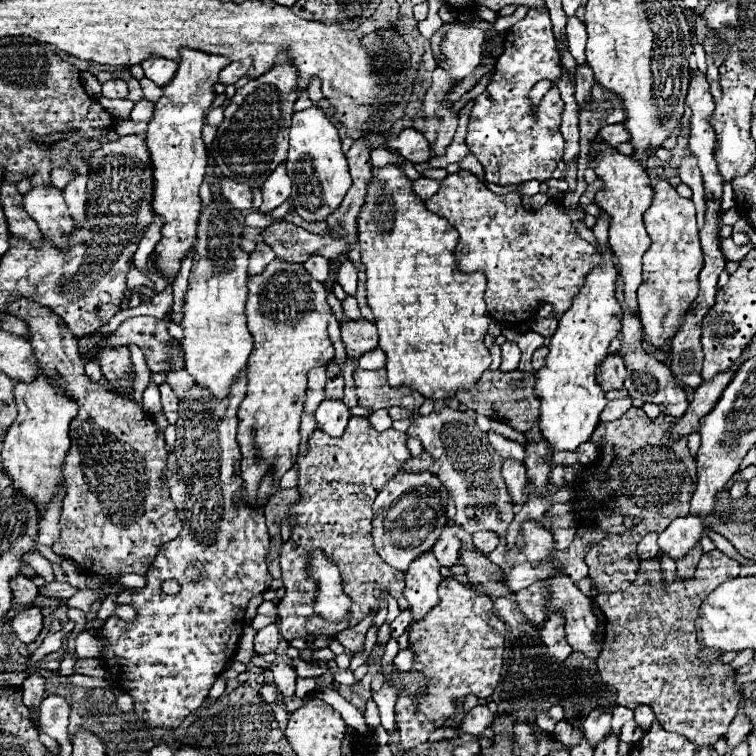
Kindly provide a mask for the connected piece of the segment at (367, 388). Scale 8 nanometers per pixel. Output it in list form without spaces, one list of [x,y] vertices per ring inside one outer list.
[[[385,366],[379,370],[371,370],[371,372],[357,368],[353,374],[353,382],[355,382],[359,406],[369,408],[369,410],[401,406],[401,408],[409,408],[409,410],[417,412],[419,406],[425,402],[423,394],[417,390],[411,390],[407,386],[391,388],[387,384]]]

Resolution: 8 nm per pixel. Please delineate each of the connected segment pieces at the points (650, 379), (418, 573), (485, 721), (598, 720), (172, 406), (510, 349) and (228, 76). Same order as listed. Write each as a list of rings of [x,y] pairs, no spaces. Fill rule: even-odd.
[[[637,346],[631,352],[623,352],[623,360],[625,360],[625,366],[627,366],[625,388],[627,388],[631,398],[641,398],[643,402],[653,402],[661,408],[663,414],[669,414],[673,418],[681,418],[685,414],[685,410],[689,406],[687,392],[679,384],[675,388],[675,378],[673,378],[667,364],[663,364],[663,362],[655,360],[653,356],[649,356],[641,346]]]
[[[433,552],[423,554],[421,558],[415,558],[405,572],[405,590],[403,596],[409,602],[409,610],[413,614],[413,620],[419,622],[427,616],[427,612],[437,606],[437,586],[441,582],[439,574],[439,562],[433,558]]]
[[[475,706],[471,712],[465,714],[463,722],[461,722],[461,730],[465,734],[471,734],[471,736],[483,736],[483,732],[487,728],[491,728],[493,724],[493,714],[489,712],[487,706]]]
[[[593,710],[593,714],[589,714],[589,718],[583,722],[583,736],[587,738],[587,742],[595,748],[607,734],[611,732],[611,714]]]
[[[161,384],[159,390],[161,390],[161,404],[163,404],[163,410],[165,410],[167,422],[175,424],[177,422],[177,396],[171,390],[169,384]]]
[[[505,342],[501,346],[501,366],[499,366],[499,370],[501,372],[513,372],[513,370],[517,370],[519,360],[521,360],[519,346],[515,342]]]
[[[247,58],[247,60],[243,60],[243,62],[231,62],[229,66],[225,66],[225,68],[221,70],[221,74],[219,74],[219,82],[221,82],[221,84],[225,84],[225,86],[235,84],[241,76],[245,76],[245,74],[247,74],[249,66],[251,66],[249,58]]]

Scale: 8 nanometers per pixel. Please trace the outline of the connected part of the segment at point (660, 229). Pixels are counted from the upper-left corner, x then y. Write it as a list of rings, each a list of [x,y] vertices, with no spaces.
[[[659,180],[655,186],[653,204],[645,212],[645,228],[651,238],[651,246],[645,254],[643,284],[637,290],[639,320],[643,330],[641,342],[653,348],[661,348],[679,332],[691,302],[699,292],[703,252],[695,224],[695,206],[691,200],[681,198],[667,180]]]

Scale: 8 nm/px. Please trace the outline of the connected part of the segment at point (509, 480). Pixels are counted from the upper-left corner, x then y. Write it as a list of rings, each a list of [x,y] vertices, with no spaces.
[[[505,460],[503,462],[503,470],[501,470],[503,478],[505,478],[505,484],[507,484],[507,490],[509,490],[509,496],[513,500],[515,506],[523,506],[527,502],[527,496],[525,496],[525,486],[527,486],[527,470],[525,470],[525,464],[521,460]]]

